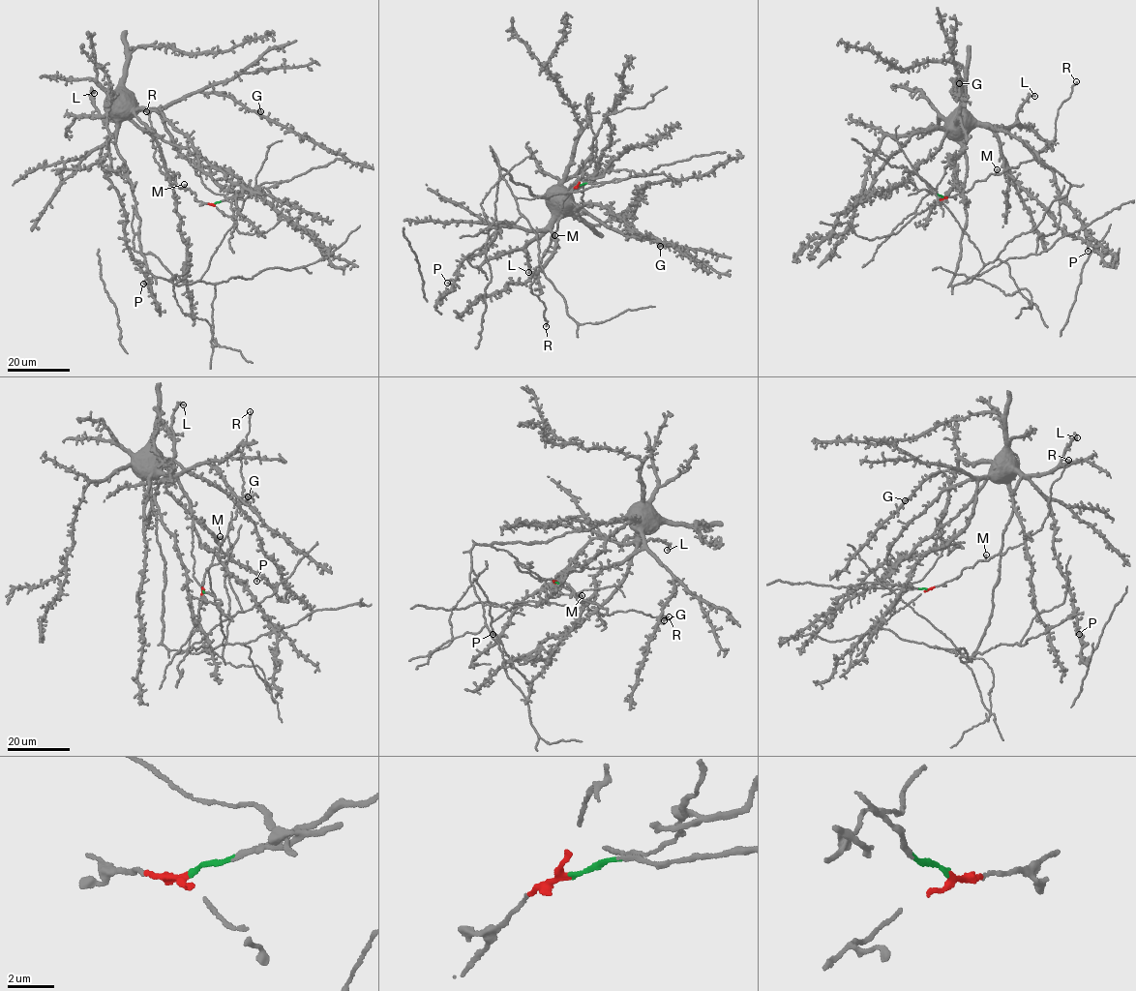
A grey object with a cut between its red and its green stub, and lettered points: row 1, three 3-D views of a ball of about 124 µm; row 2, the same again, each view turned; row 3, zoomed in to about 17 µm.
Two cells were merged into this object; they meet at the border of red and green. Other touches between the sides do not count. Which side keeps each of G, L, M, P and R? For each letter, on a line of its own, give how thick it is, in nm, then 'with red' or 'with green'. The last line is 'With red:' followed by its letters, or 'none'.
G: 320 nm thick; with green
L: 280 nm thick; with green
M: 340 nm thick; with red
P: 340 nm thick; with green
R: 160 nm thick; with red
With red: M, R

